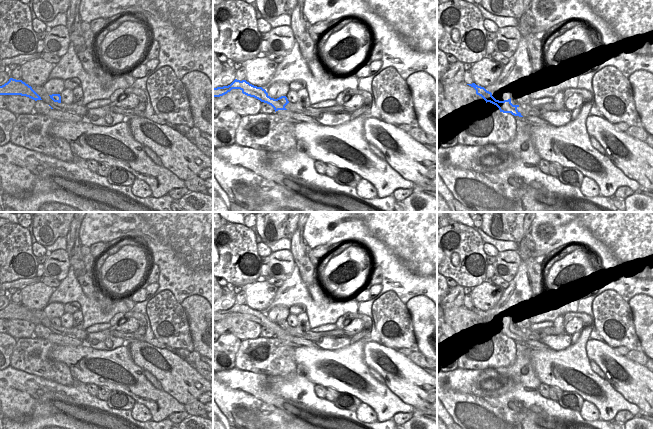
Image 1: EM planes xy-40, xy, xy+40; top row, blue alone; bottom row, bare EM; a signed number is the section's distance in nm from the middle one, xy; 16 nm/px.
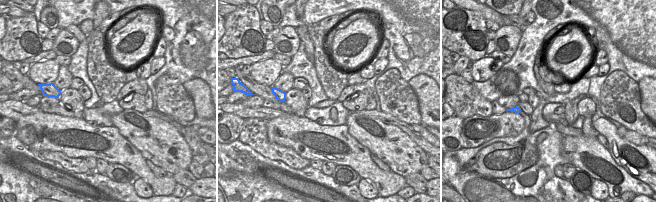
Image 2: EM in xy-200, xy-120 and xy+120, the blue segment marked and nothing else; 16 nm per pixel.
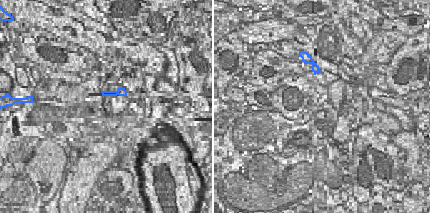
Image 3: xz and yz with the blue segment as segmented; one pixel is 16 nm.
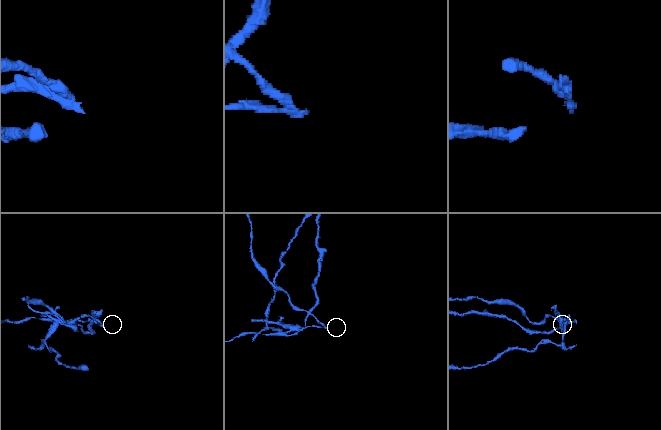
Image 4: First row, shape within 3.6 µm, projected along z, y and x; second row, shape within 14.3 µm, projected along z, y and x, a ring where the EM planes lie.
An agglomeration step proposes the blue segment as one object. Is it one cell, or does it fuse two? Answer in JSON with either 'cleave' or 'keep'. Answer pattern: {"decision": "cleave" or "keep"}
{"decision": "cleave"}

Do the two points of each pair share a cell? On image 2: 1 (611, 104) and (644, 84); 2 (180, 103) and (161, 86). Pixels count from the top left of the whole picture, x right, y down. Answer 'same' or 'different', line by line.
1: different
2: same

